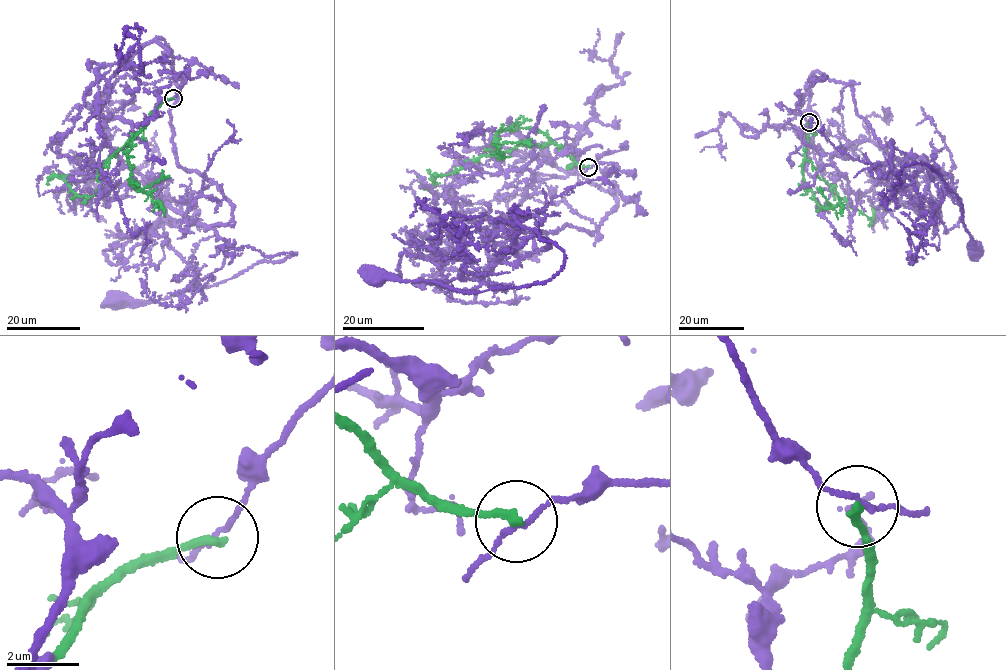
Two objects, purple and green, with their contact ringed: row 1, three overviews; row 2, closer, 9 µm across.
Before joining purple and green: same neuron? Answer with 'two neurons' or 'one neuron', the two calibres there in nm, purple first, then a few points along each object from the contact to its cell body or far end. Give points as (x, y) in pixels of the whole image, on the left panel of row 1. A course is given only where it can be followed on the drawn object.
two neurons; 110 nm thick on the purple side, 260 nm on the other; purple runs (173, 97), (186, 77), (160, 38), (177, 164), (233, 207), (215, 233), (296, 254), (115, 301); green runs (173, 98), (150, 113), (145, 127), (104, 163), (96, 195), (81, 197), (55, 176), (48, 184)

